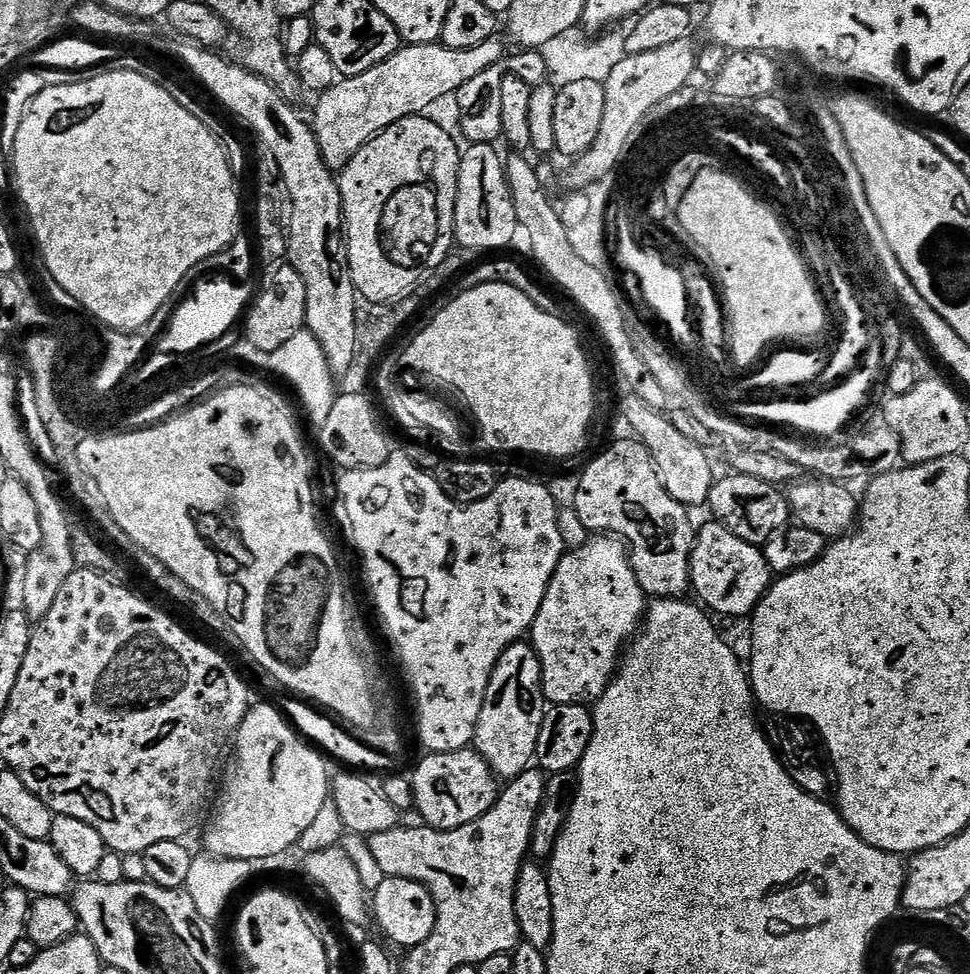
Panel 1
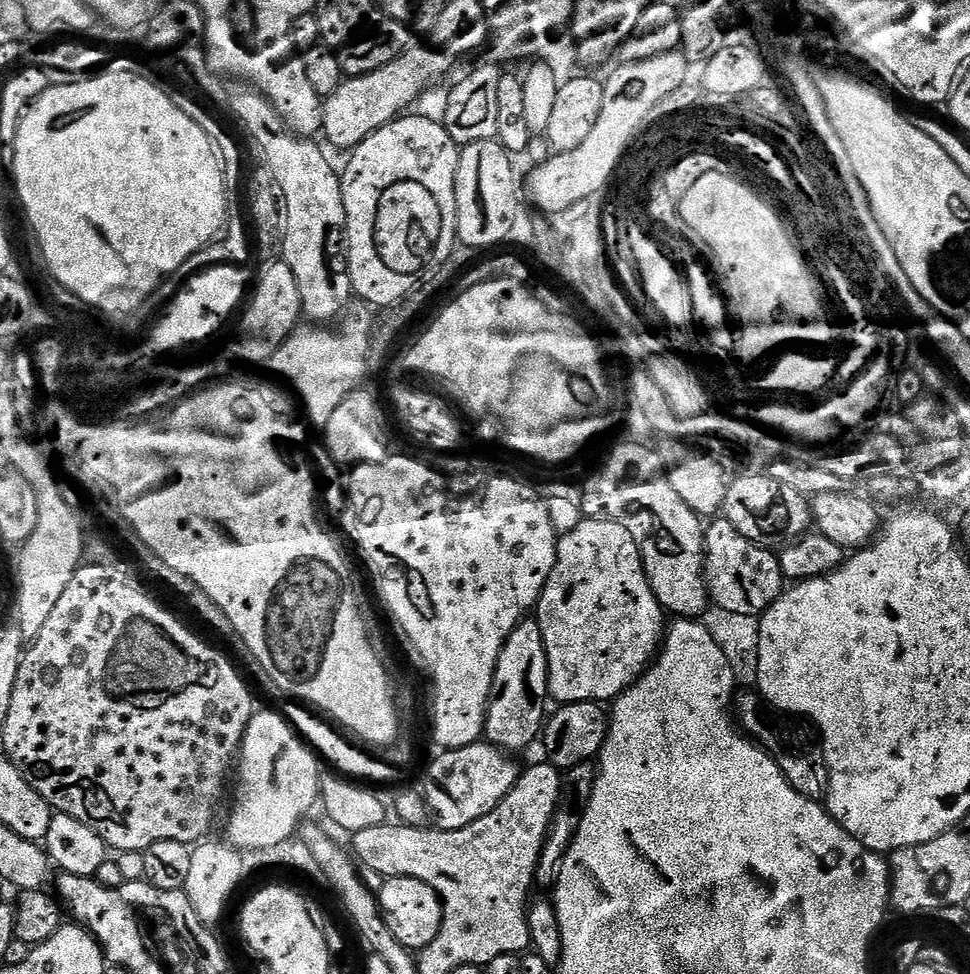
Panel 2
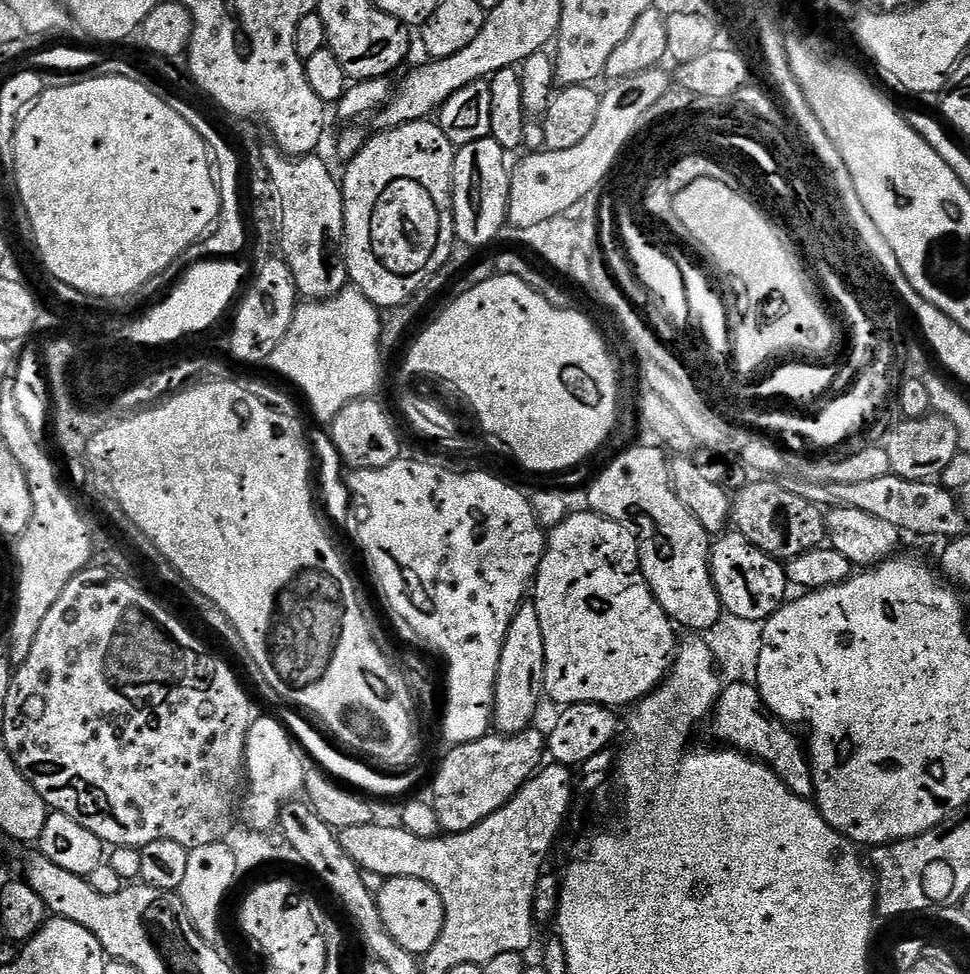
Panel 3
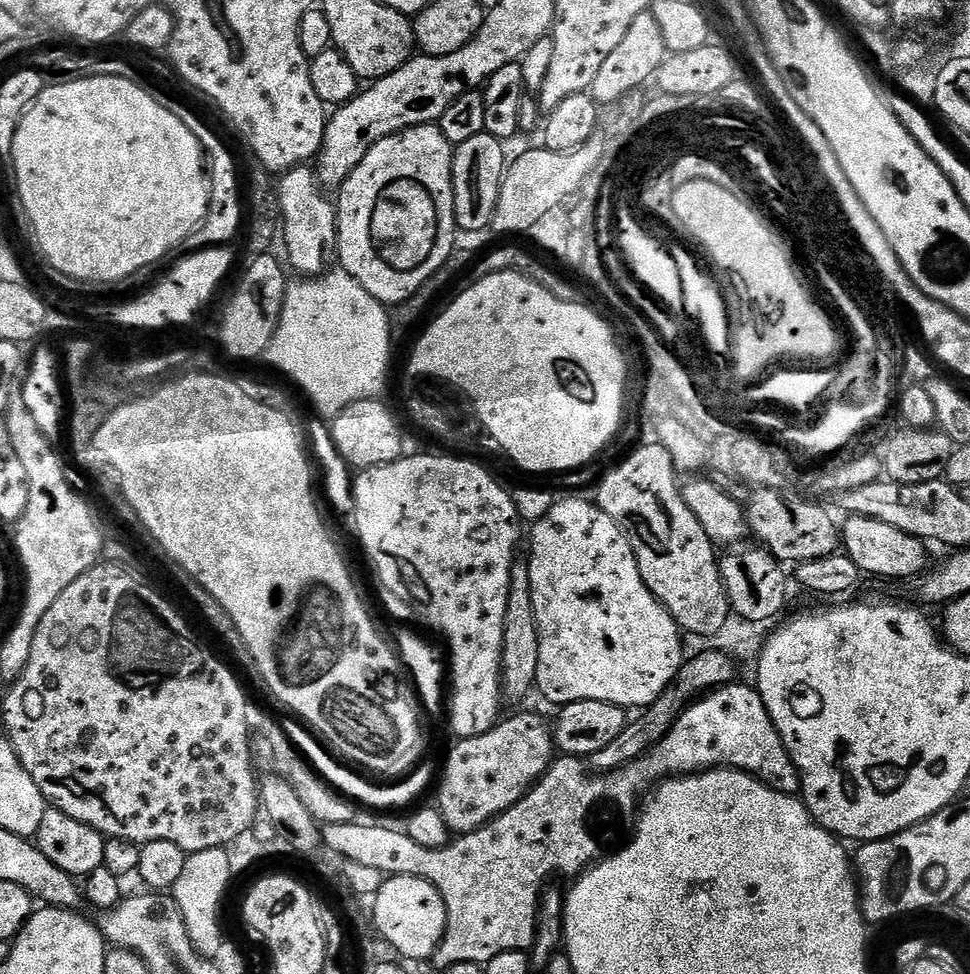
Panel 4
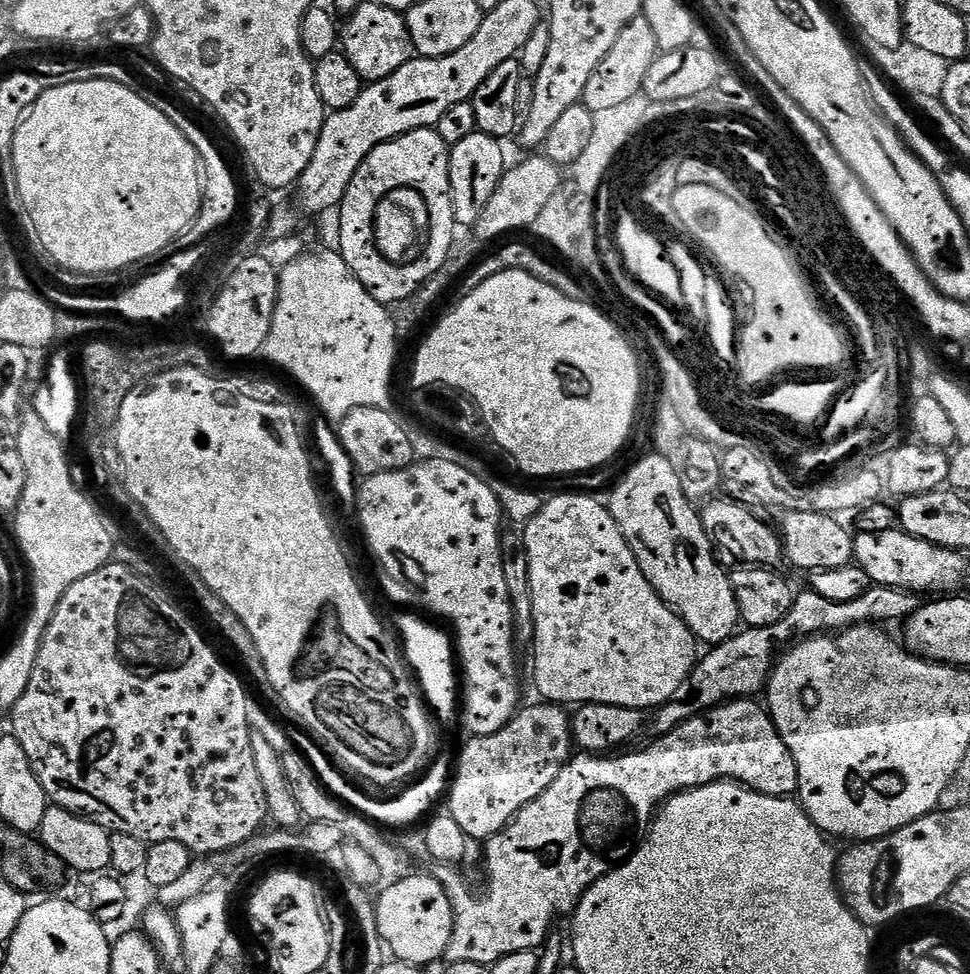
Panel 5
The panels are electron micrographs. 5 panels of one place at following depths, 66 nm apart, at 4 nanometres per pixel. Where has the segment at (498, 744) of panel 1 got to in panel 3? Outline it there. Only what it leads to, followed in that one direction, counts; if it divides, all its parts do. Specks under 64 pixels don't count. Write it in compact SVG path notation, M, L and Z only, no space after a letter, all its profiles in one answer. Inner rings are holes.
M535 603L520 604L510 622L510 630L506 630L506 642L502 646L502 658L498 662L496 675L496 693L492 703L492 722L495 731L500 734L511 734L533 727L536 711L540 708L544 690L544 663L546 662L546 642L542 642L542 621L538 618Z

